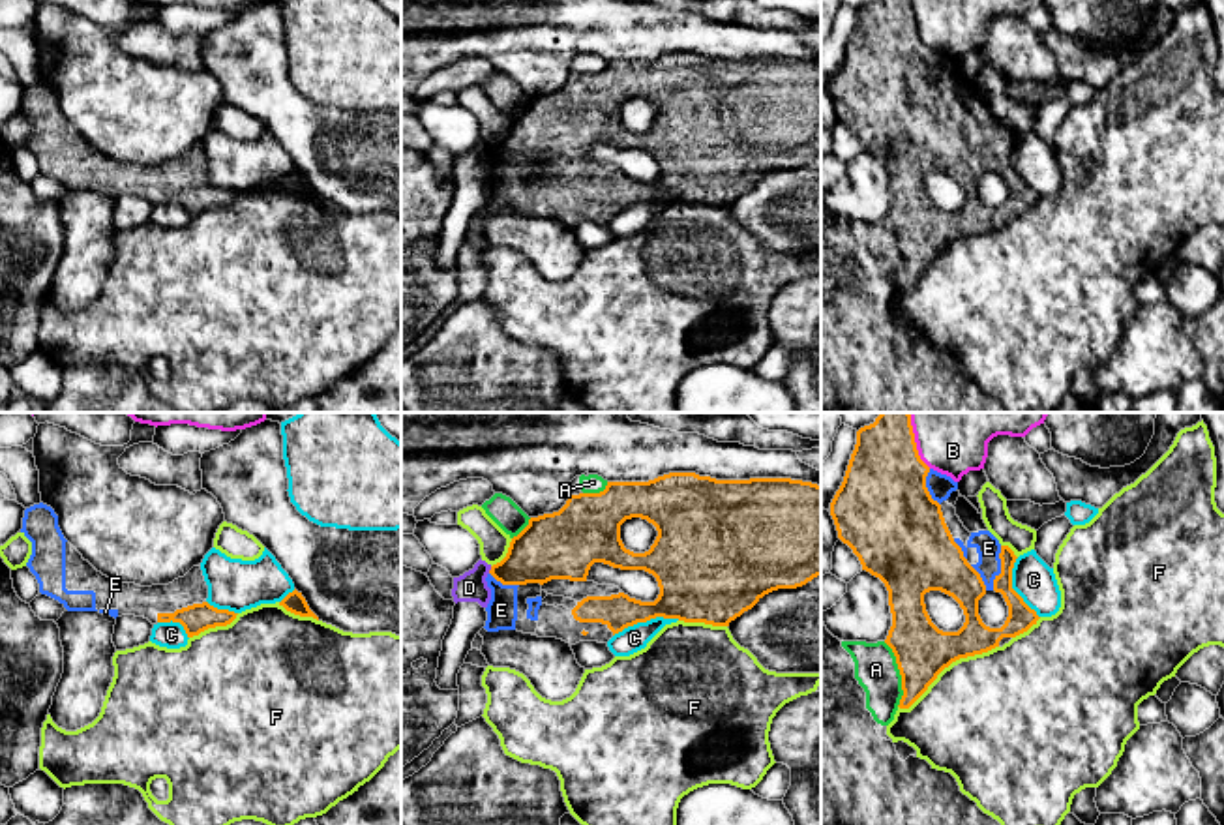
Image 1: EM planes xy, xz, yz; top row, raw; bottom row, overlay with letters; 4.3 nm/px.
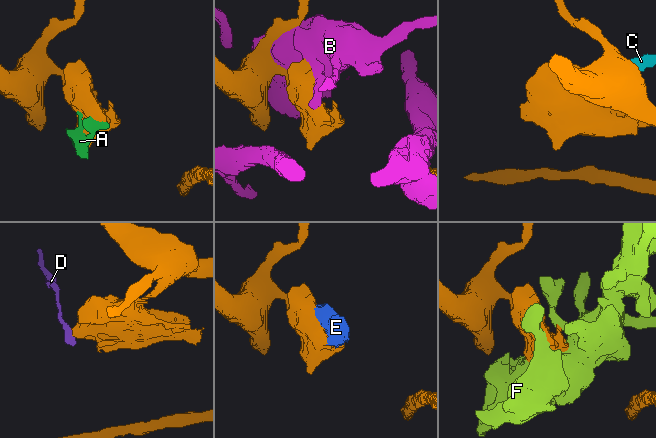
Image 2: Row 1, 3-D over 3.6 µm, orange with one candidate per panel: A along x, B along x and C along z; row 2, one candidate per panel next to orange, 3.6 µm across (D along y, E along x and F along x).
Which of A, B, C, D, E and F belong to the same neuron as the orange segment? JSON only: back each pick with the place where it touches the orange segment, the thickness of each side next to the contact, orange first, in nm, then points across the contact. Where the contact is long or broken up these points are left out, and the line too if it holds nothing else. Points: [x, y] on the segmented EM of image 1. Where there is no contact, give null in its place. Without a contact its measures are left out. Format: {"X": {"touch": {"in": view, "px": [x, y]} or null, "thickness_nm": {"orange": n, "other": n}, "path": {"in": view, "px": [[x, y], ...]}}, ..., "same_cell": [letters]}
{"E": {"touch": {"in": "yz", "px": [1001, 569]}, "thickness_nm": {"orange": 200, "other": 110}}, "same_cell": ["E"]}

